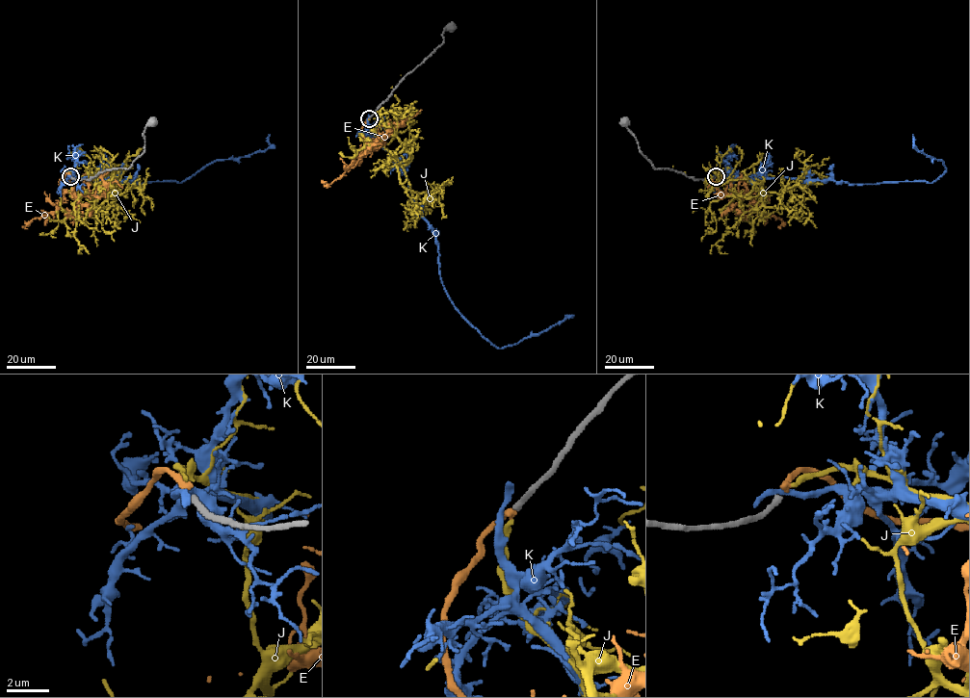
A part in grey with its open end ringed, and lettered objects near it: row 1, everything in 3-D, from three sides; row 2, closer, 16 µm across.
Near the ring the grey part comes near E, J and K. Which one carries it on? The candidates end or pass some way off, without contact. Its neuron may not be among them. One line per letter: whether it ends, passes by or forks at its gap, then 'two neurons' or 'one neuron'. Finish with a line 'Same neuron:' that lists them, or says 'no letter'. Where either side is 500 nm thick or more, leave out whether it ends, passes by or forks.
E: it ends there; one neuron
J: it ends there; two neurons
K: it ends there; two neurons
Same neuron: E

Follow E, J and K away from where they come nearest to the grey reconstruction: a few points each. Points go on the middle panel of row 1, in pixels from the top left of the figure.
E: (369, 118), (361, 130), (361, 138), (372, 148), (355, 156), (345, 172), (329, 184), (322, 180)
J: (369, 119), (368, 128), (395, 161), (405, 165), (410, 159), (405, 120), (398, 117), (389, 142), (369, 141)
K: (369, 117), (369, 130), (396, 161), (434, 234), (448, 297), (483, 336), (503, 348), (568, 315)

